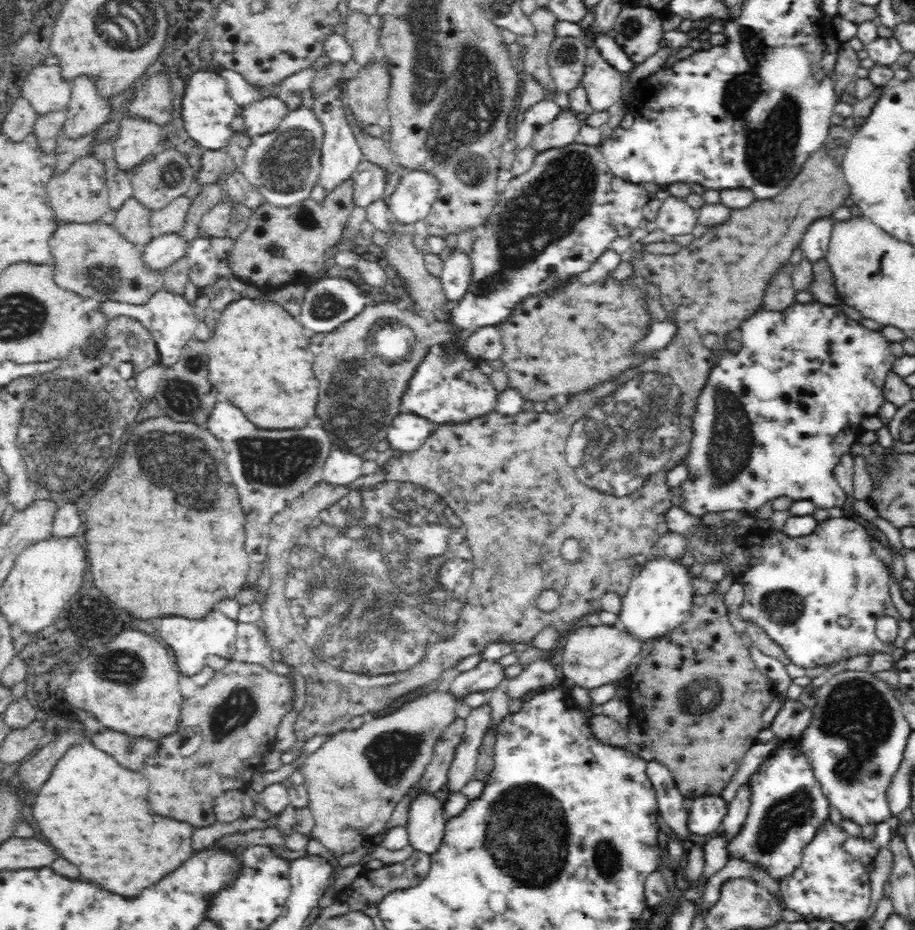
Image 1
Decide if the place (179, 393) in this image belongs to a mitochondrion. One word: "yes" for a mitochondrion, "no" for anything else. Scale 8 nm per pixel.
yes

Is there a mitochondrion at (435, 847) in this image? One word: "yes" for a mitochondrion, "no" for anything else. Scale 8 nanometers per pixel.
no

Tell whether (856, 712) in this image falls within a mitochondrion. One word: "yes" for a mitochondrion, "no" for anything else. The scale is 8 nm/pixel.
yes

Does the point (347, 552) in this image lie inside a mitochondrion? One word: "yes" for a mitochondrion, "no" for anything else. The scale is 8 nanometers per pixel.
yes

